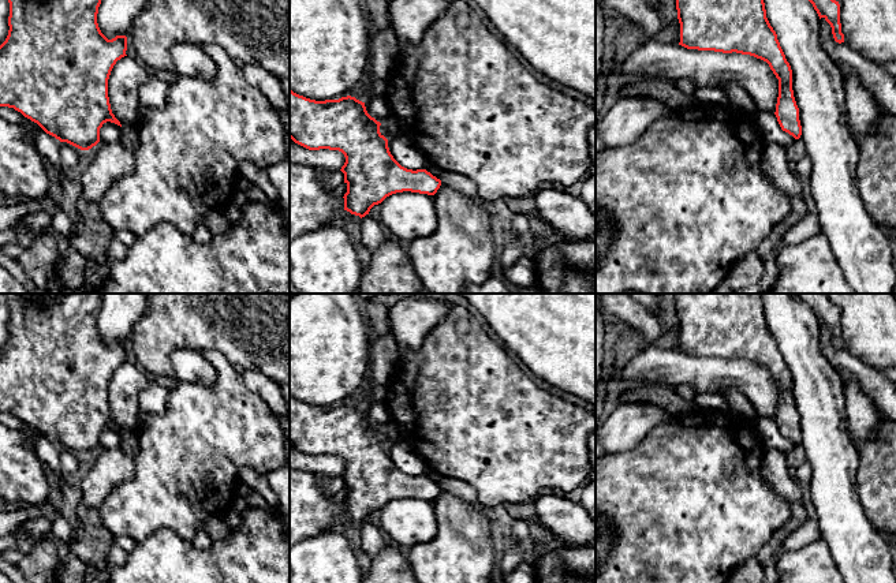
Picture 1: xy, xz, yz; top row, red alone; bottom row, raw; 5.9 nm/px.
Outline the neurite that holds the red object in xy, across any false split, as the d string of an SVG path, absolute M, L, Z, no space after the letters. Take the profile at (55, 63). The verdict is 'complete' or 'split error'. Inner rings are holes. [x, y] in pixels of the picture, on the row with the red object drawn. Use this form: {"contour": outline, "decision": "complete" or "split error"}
{"contour": "M8 0L8 35L0 45L0 106L14 108L25 117L37 123L46 134L55 137L60 142L67 142L81 150L89 150L100 142L100 128L104 123L111 122L122 127L111 109L108 97L108 79L117 60L127 56L127 37L116 35L108 40L100 30L97 14L101 0Z", "decision": "complete"}

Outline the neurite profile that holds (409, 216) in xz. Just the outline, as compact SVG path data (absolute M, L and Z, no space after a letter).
M411 191L392 194L381 202L380 223L403 240L428 238L437 228L433 197Z

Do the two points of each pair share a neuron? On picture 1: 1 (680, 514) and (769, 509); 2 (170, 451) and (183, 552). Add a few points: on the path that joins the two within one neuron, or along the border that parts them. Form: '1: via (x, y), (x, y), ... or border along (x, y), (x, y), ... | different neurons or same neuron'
1: via (702, 512), (747, 512) | same neuron
2: border along (148, 537), (157, 530), (171, 529), (191, 541) | different neurons

